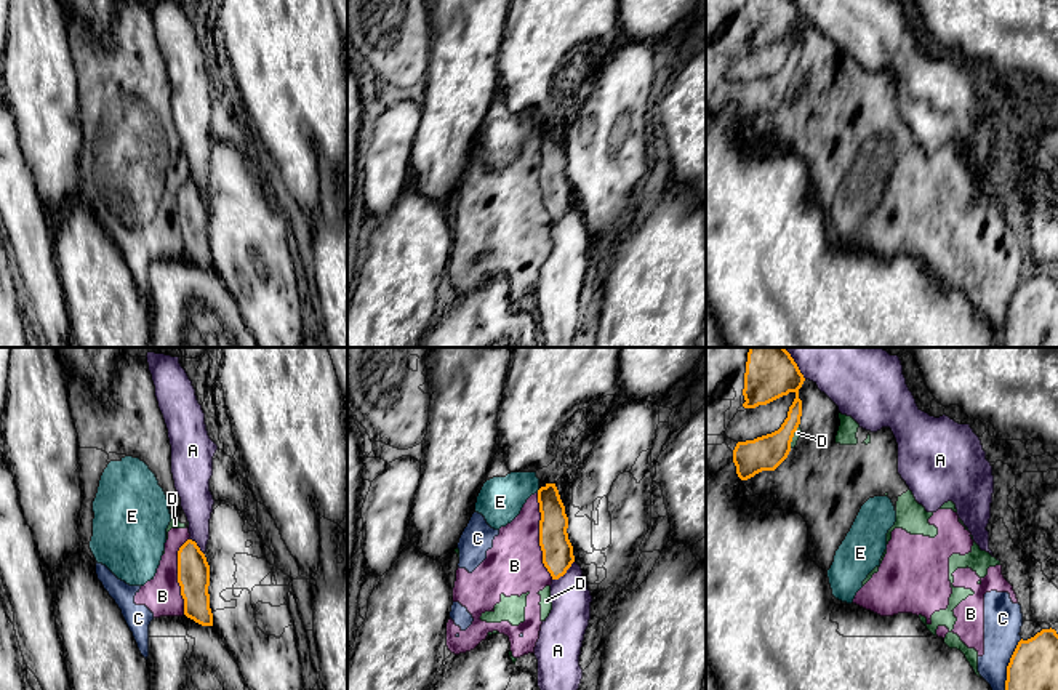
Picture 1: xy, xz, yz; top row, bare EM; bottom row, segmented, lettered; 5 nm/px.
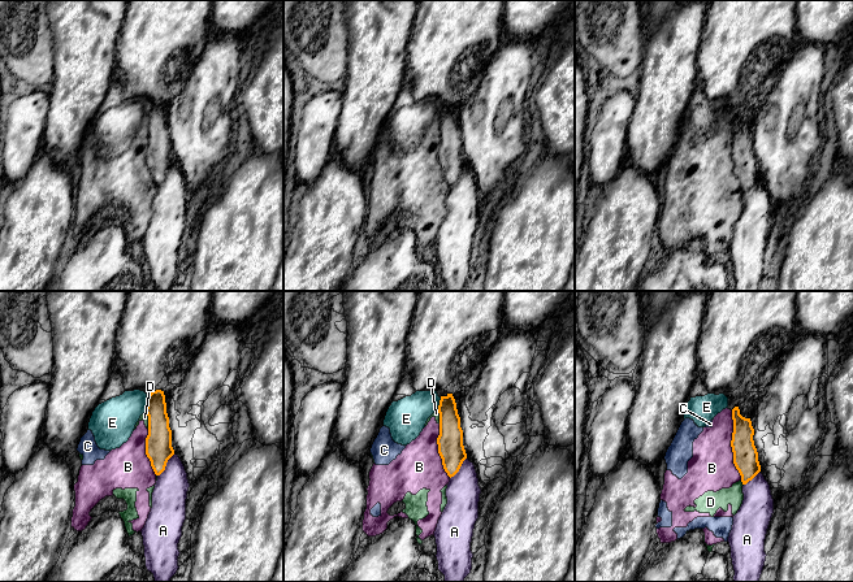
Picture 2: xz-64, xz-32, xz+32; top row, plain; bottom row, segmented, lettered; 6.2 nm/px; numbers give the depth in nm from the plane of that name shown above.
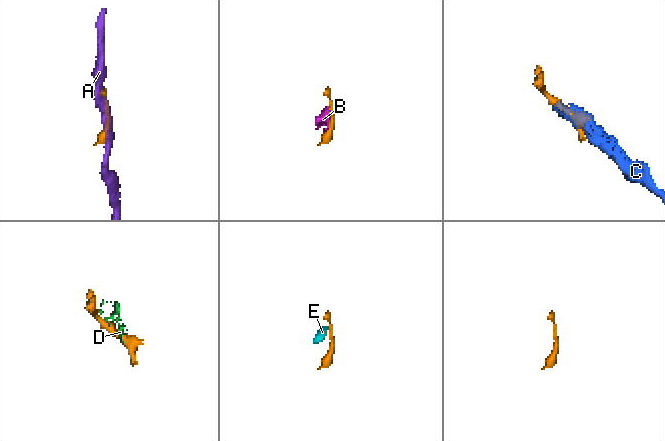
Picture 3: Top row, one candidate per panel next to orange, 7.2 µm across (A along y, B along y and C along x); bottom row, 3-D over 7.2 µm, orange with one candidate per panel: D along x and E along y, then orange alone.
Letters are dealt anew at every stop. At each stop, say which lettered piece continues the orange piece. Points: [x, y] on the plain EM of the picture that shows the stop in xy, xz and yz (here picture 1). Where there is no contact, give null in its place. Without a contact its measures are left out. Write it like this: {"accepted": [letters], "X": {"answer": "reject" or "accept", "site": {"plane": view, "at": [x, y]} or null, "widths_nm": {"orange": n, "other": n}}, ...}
{"accepted": [], "A": {"answer": "reject", "site": {"plane": "xz", "at": [564, 215]}, "widths_nm": {"orange": 160, "other": 200}}, "B": {"answer": "reject", "site": {"plane": "xz", "at": [540, 178]}, "widths_nm": {"orange": 160, "other": 280}}, "C": {"answer": "reject", "site": {"plane": "yz", "at": [1007, 314]}, "widths_nm": {"orange": 280, "other": 190}}, "D": {"answer": "reject", "site": {"plane": "yz", "at": [793, 77]}, "widths_nm": {"orange": 180, "other": 40}}, "E": {"answer": "reject", "site": {"plane": "xz", "at": [538, 132]}, "widths_nm": {"orange": 140, "other": 220}}}

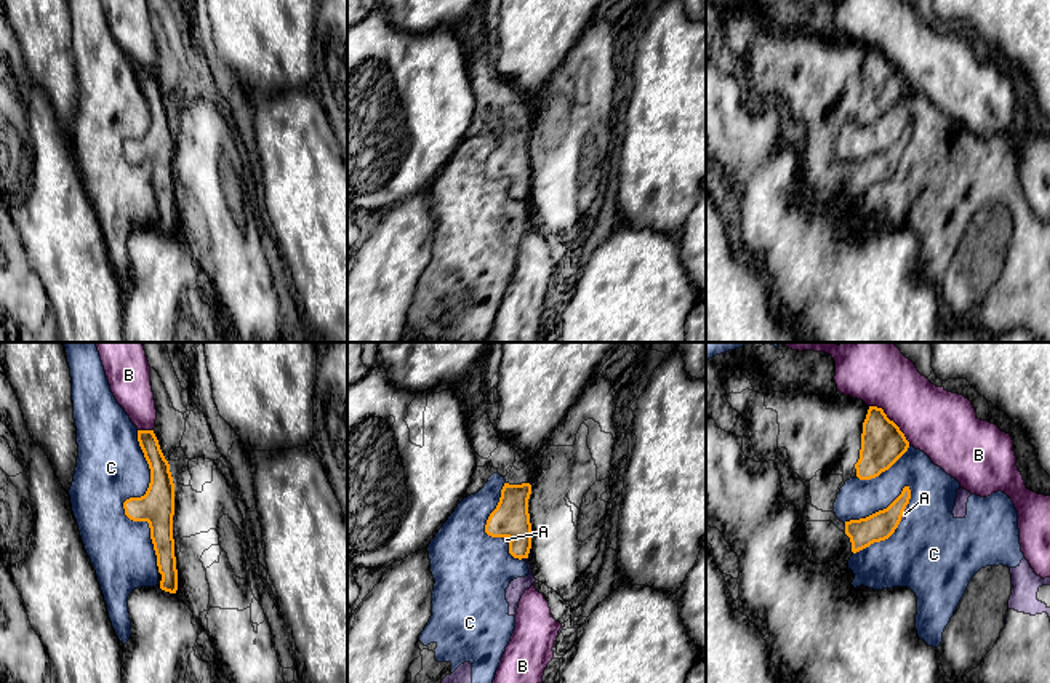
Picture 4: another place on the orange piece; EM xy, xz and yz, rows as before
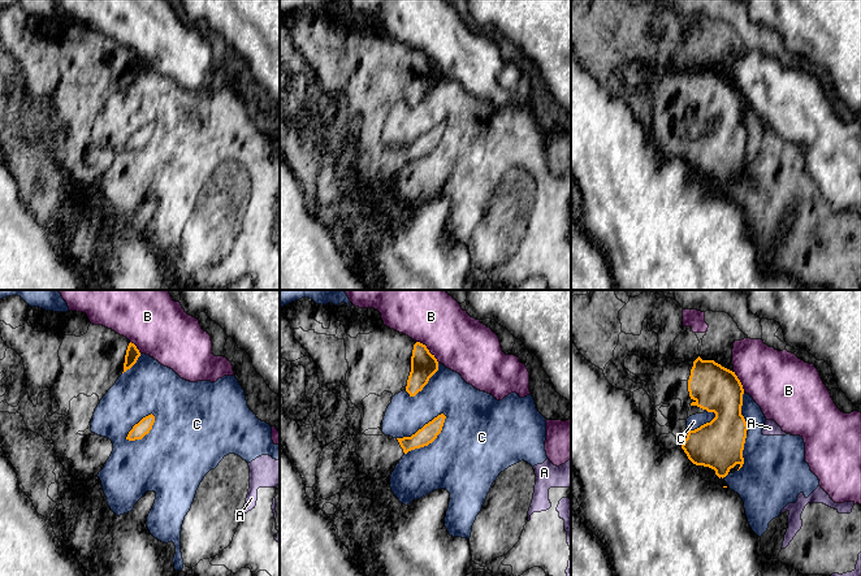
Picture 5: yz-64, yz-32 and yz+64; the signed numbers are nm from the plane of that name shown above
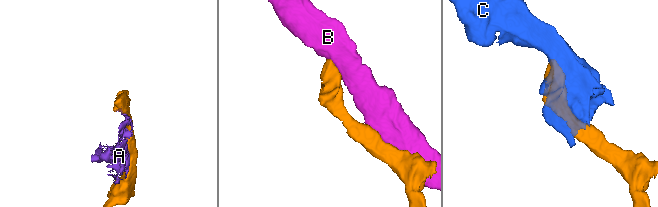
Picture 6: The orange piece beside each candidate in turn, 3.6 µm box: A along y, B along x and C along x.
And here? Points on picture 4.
{"accepted": [], "A": {"answer": "reject", "site": {"plane": "xz", "at": [524, 199]}, "widths_nm": {"orange": 190, "other": 90}}, "B": {"answer": "reject", "site": {"plane": "yz", "at": [892, 63]}, "widths_nm": {"orange": 220, "other": 340}}, "C": {"answer": "reject", "site": {"plane": "xy", "at": [127, 141]}, "widths_nm": {"orange": 180, "other": 360}}}

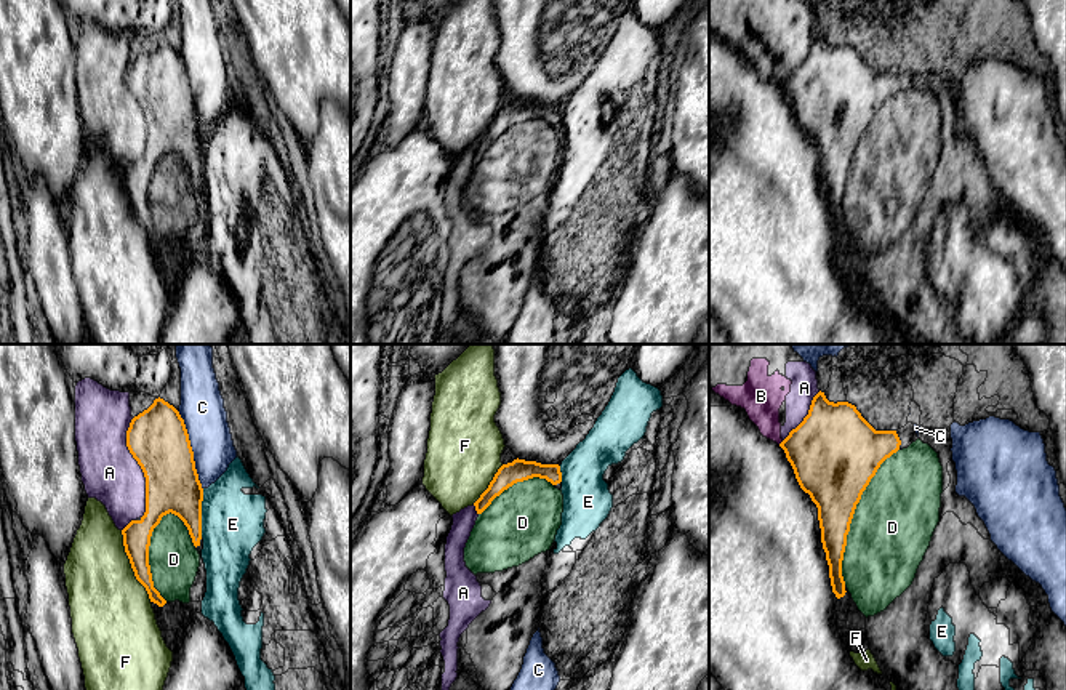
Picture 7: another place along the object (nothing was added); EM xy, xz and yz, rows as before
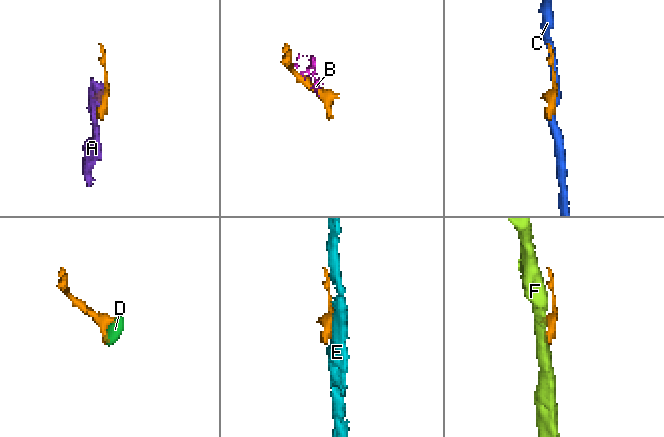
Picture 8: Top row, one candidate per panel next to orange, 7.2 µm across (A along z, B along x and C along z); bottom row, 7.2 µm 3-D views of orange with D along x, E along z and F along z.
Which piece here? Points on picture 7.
{"accepted": ["D"], "A": {"answer": "reject", "site": {"plane": "xy", "at": [141, 109]}, "widths_nm": {"orange": 300, "other": 280}}, "B": {"answer": "reject", "site": {"plane": "yz", "at": [781, 84]}, "widths_nm": {"orange": 400, "other": 200}}, "C": {"answer": "reject", "site": {"plane": "xy", "at": [191, 92]}, "widths_nm": {"orange": 300, "other": 220}}, "D": {"answer": "accept", "site": {"plane": "yz", "at": [852, 157]}, "widths_nm": {"orange": 360, "other": 420}}, "E": {"answer": "reject", "site": {"plane": "xy", "at": [200, 154]}, "widths_nm": {"orange": 280, "other": 320}}, "F": {"answer": "reject", "site": {"plane": "xy", "at": [132, 207]}, "widths_nm": {"orange": 140, "other": 400}}}

